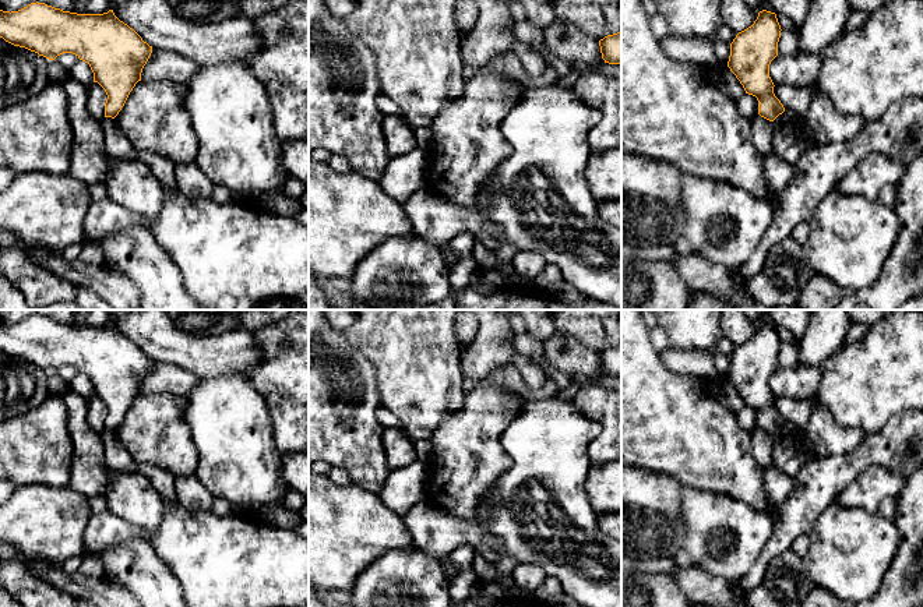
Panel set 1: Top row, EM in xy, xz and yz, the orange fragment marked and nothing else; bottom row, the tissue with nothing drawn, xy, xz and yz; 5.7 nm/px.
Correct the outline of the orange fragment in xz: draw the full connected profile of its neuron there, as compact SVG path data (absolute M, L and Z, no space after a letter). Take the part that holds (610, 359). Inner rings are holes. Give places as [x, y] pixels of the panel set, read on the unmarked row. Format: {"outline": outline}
{"outline": "M621 343L599 353L602 371L609 377L621 377Z"}

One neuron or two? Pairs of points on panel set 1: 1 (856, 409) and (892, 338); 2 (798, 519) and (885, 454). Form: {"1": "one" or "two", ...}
{"1": "one", "2": "one"}

